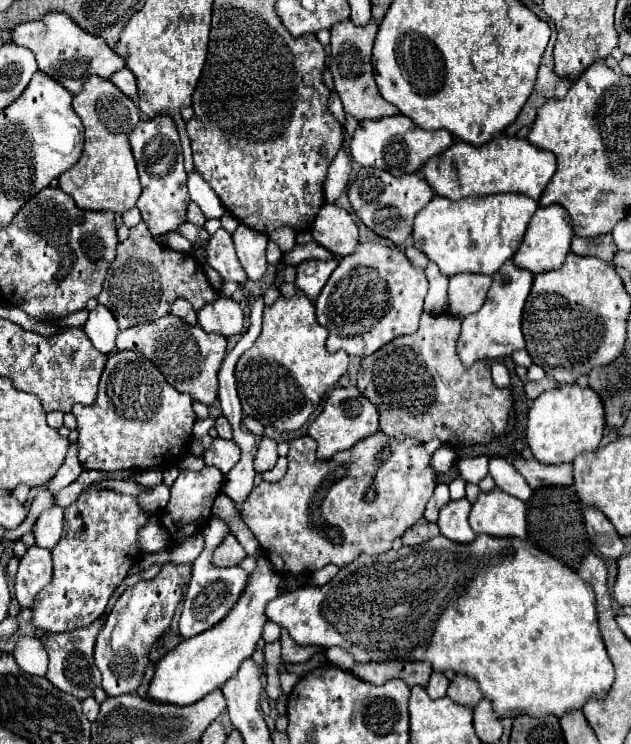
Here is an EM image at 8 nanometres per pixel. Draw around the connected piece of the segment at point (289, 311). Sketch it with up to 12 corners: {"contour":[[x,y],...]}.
{"contour":[[302,292],[236,364],[242,414],[298,430],[348,368]]}

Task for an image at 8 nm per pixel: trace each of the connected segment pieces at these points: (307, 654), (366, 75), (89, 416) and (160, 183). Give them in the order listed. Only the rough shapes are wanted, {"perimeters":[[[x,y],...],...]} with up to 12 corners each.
{"perimeters":[[[282,630],[282,660],[286,664],[302,664],[310,660],[318,648],[296,644]],[[378,24],[330,30],[328,68],[344,112],[398,114],[374,82]],[[136,350],[74,404],[82,468],[170,468],[190,394]],[[170,116],[138,122],[130,146],[152,236],[186,222],[180,136]]]}

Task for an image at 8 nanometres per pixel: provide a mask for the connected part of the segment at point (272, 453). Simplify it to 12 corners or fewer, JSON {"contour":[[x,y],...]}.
{"contour":[[262,438],[254,456],[254,470],[266,472],[278,460],[276,442]]}

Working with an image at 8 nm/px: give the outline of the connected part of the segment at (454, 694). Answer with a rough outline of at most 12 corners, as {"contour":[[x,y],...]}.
{"contour":[[456,676],[448,698],[474,708],[482,694],[476,680]]}

